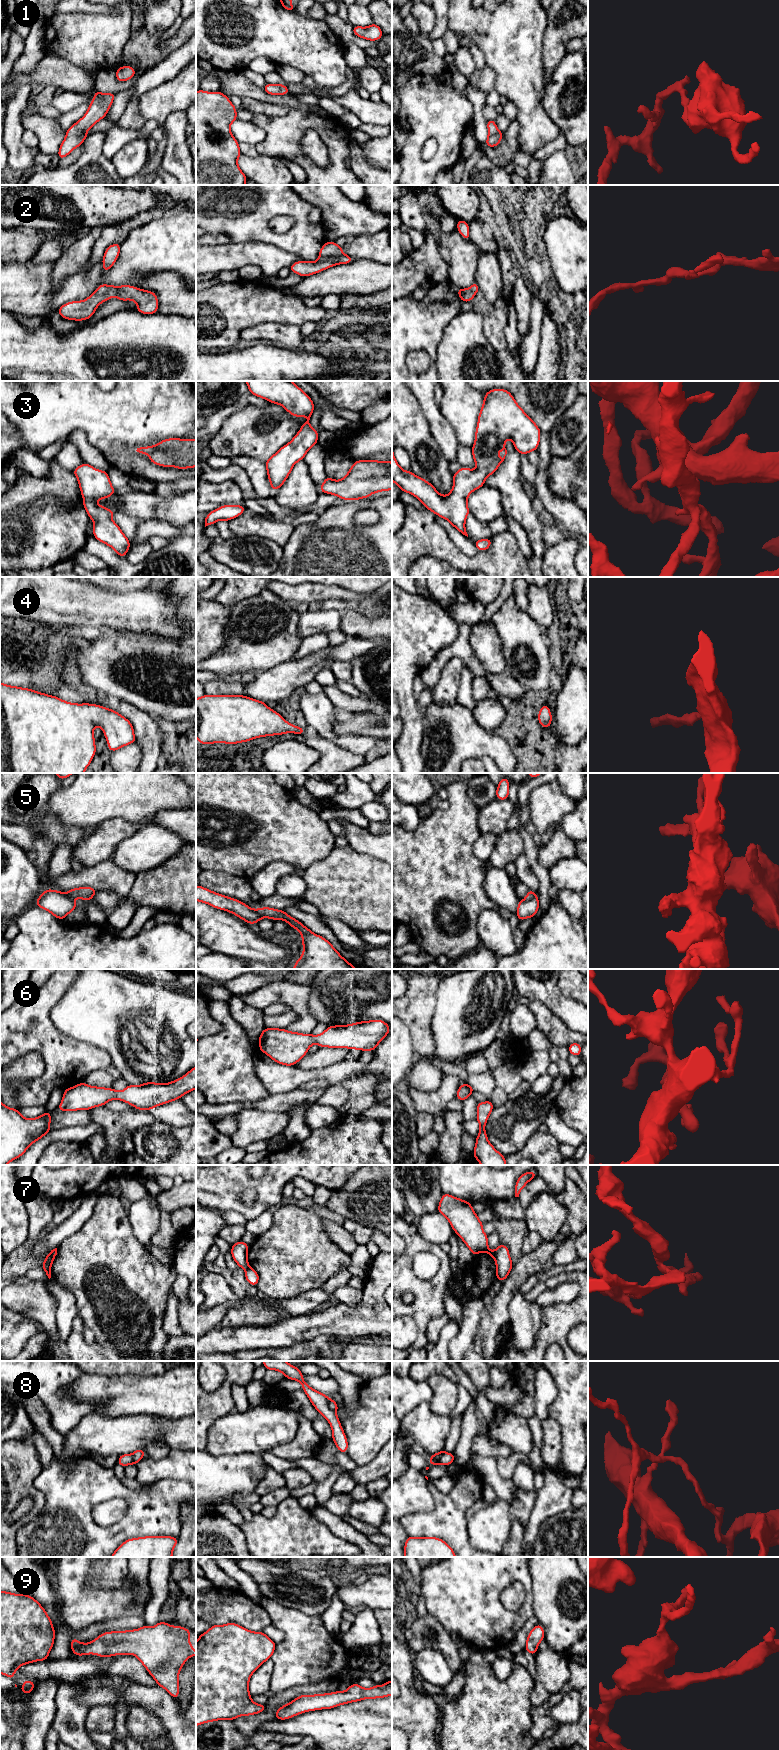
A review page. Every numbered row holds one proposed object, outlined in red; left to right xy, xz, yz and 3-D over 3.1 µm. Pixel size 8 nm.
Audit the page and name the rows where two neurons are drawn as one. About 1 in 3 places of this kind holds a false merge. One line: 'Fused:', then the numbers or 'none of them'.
Fused: 5, 7, 8

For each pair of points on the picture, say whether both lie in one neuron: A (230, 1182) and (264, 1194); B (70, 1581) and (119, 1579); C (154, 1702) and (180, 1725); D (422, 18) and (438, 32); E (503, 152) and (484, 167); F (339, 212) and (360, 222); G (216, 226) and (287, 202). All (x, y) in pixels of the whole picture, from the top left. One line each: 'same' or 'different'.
A: same
B: different
C: same
D: different
E: different
F: same
G: same

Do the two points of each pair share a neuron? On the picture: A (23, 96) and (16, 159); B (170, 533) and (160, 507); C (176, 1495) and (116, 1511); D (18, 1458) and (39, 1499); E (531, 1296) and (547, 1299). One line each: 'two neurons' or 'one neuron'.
A: one neuron
B: two neurons
C: two neurons
D: one neuron
E: two neurons

